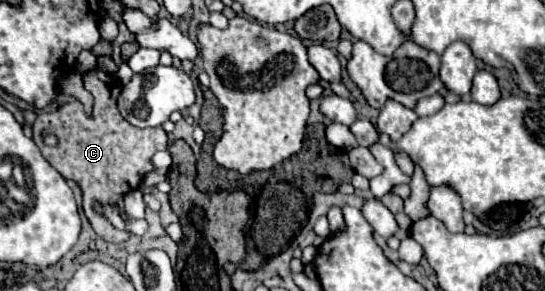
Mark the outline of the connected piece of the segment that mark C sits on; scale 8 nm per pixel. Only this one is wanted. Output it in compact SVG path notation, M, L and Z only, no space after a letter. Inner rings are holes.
M93 69L83 73L83 85L85 89L95 97L93 105L93 117L89 119L83 113L83 105L79 101L65 103L57 111L43 113L37 117L33 125L33 141L39 147L41 155L65 177L77 181L83 191L83 211L93 227L93 231L111 243L123 243L127 241L129 233L117 231L105 217L97 215L91 205L93 201L105 201L105 203L117 203L117 197L123 193L129 193L141 185L141 179L145 173L153 169L153 155L159 149L167 149L167 133L161 127L147 127L147 129L137 129L129 125L117 111L117 97L121 93L121 83L101 71ZM45 127L53 129L59 135L59 145L57 147L47 147L41 139L41 131Z

